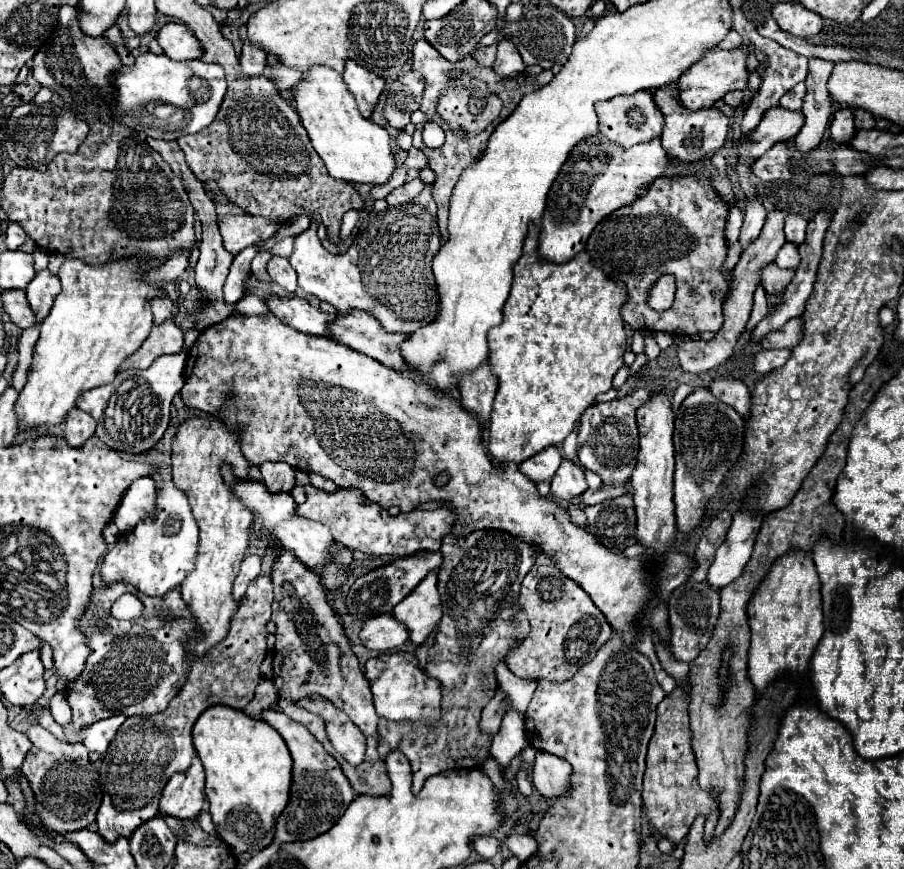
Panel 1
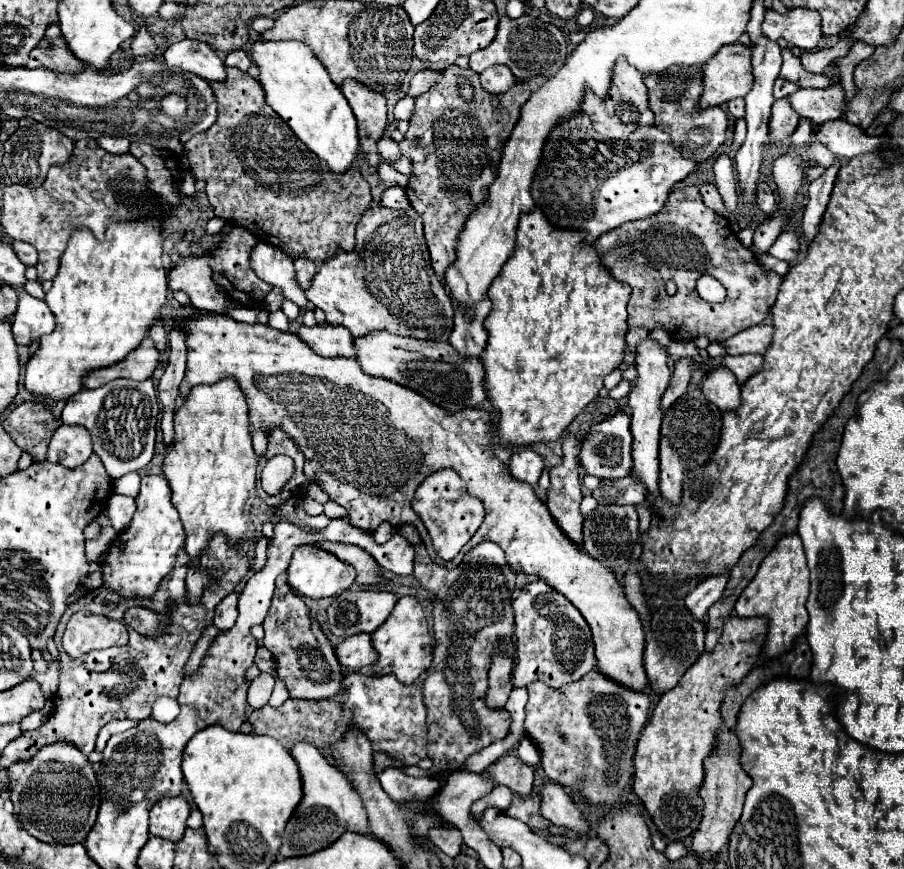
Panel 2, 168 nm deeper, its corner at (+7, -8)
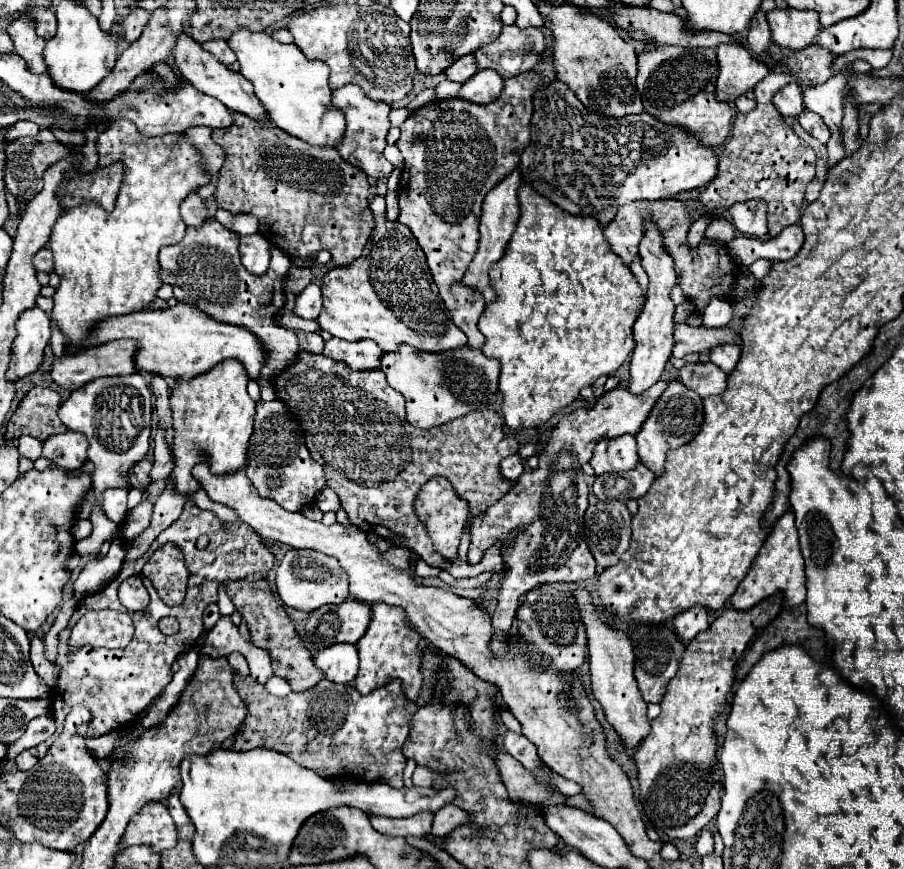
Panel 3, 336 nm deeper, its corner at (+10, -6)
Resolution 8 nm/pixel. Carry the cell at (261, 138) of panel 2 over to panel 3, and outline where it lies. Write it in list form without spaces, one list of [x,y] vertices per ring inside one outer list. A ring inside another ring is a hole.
[[[233,113],[233,119],[235,119],[233,127],[213,131],[213,141],[227,151],[227,159],[223,169],[219,171],[217,193],[215,193],[219,207],[231,213],[255,215],[259,219],[261,235],[269,243],[289,253],[291,259],[295,257],[307,259],[317,251],[327,249],[331,253],[333,265],[341,267],[361,257],[361,251],[375,227],[375,219],[369,209],[367,175],[361,169],[347,163],[337,153],[337,149],[325,151],[321,147],[311,147],[291,137],[289,133],[281,131],[279,127],[251,121],[241,113]]]

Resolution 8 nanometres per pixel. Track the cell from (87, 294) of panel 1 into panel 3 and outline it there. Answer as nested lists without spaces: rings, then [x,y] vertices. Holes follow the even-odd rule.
[[[123,119],[115,121],[107,131],[99,135],[97,149],[99,149],[99,167],[113,165],[115,161],[123,163],[123,181],[115,201],[115,209],[105,211],[95,201],[83,201],[73,209],[65,209],[57,217],[49,241],[49,249],[53,251],[57,267],[55,273],[61,277],[61,285],[53,295],[55,307],[51,317],[57,321],[61,331],[73,343],[73,347],[67,349],[69,353],[79,349],[75,347],[75,343],[87,339],[91,327],[95,327],[95,323],[99,323],[101,319],[143,311],[157,297],[157,289],[163,285],[159,279],[159,263],[157,263],[159,249],[179,243],[187,229],[179,213],[181,201],[185,201],[189,193],[197,191],[199,187],[211,181],[211,173],[203,169],[199,149],[191,143],[189,137],[181,133],[163,135],[163,137],[143,137],[131,121]]]

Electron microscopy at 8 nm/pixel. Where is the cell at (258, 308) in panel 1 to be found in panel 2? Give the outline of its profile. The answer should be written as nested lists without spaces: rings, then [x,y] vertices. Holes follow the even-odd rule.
[[[278,309],[278,311],[272,311],[270,315],[268,315],[268,325],[270,327],[274,327],[274,329],[278,329],[278,331],[286,331],[288,329],[288,317]]]

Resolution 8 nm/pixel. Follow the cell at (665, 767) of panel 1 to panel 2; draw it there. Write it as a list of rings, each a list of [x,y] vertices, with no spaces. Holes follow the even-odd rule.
[[[732,615],[714,651],[700,655],[700,659],[680,677],[678,685],[660,695],[648,727],[644,727],[640,735],[634,755],[632,789],[666,841],[682,841],[698,829],[702,819],[698,789],[704,781],[704,759],[708,751],[712,751],[712,743],[716,743],[716,735],[724,723],[720,715],[722,699],[726,691],[738,685],[754,667],[766,631],[768,621],[762,617],[742,619]]]

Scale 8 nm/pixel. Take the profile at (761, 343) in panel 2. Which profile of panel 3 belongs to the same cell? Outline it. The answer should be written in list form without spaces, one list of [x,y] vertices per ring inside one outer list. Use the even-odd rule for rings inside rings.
[[[687,323],[675,325],[675,345],[673,357],[685,357],[689,353],[703,353],[721,343],[741,343],[739,335],[727,327],[707,329],[707,327],[691,327]]]

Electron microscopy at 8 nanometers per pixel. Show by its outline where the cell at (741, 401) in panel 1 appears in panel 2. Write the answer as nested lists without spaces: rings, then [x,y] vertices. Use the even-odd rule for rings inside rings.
[[[718,367],[712,369],[702,379],[702,393],[712,401],[720,411],[732,411],[740,407],[740,385],[730,369]]]

